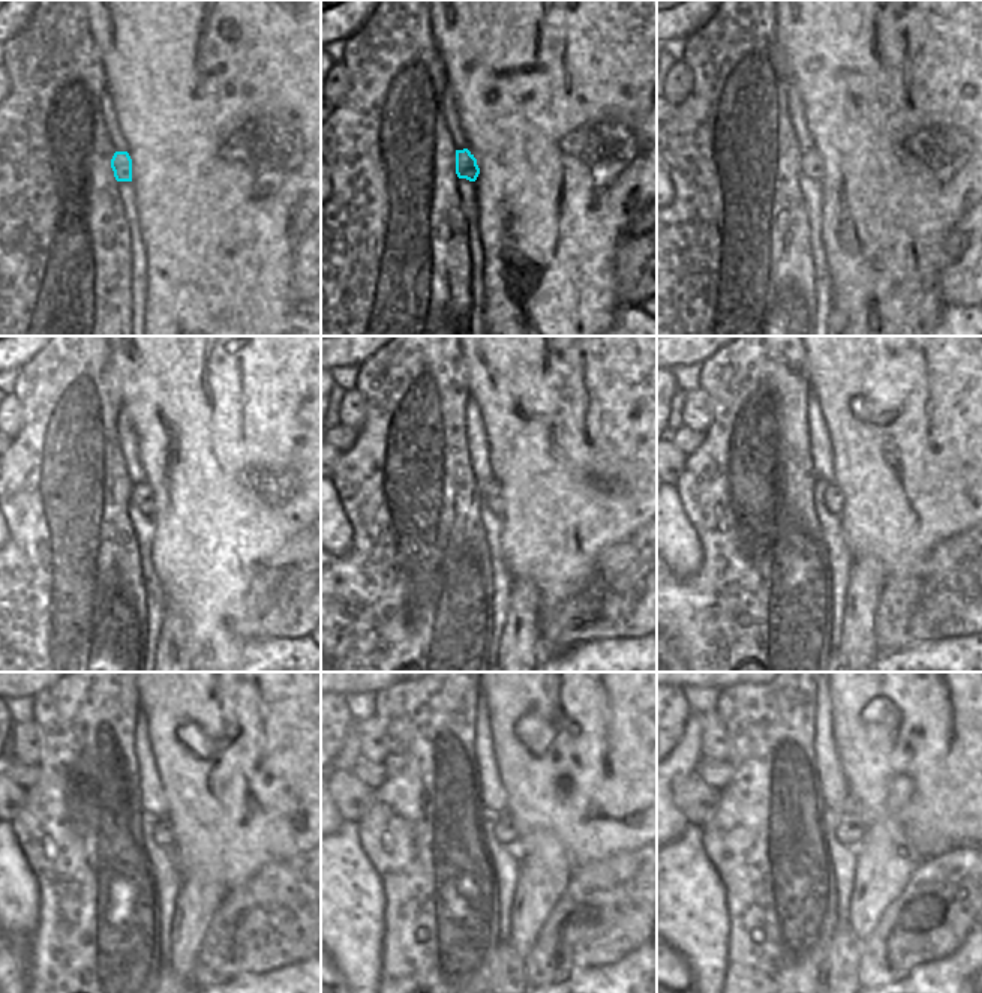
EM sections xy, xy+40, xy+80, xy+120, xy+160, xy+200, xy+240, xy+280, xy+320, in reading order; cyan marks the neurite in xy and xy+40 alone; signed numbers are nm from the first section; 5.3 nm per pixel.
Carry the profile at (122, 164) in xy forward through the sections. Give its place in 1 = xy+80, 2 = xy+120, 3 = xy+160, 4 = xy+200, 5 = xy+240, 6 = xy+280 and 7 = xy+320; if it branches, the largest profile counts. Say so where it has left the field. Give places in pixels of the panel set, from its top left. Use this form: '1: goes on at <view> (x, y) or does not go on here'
1: goes on at xy+80 (811, 165)
2: goes on at xy+120 (141, 494)
3: goes on at xy+160 (490, 497)
4: goes on at xy+200 (832, 501)
5: goes on at xy+240 (164, 830)
6: goes on at xy+280 (505, 831)
7: goes on at xy+320 (850, 828)

